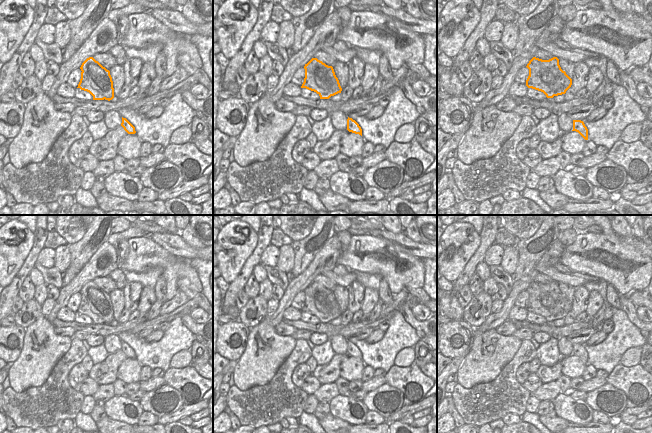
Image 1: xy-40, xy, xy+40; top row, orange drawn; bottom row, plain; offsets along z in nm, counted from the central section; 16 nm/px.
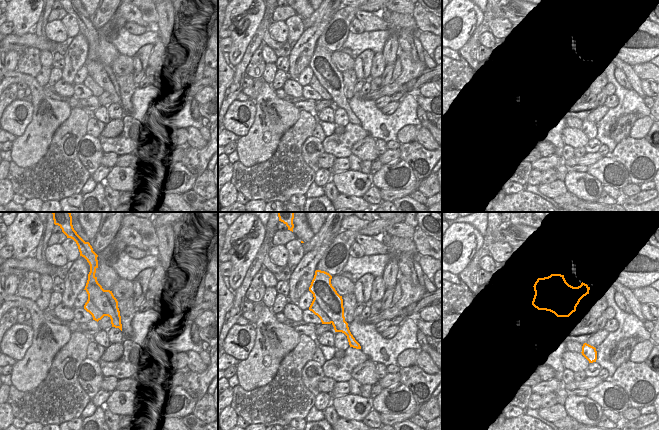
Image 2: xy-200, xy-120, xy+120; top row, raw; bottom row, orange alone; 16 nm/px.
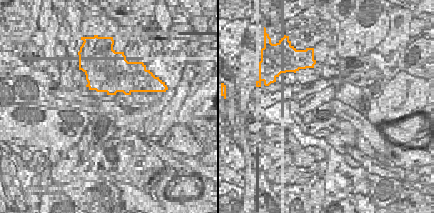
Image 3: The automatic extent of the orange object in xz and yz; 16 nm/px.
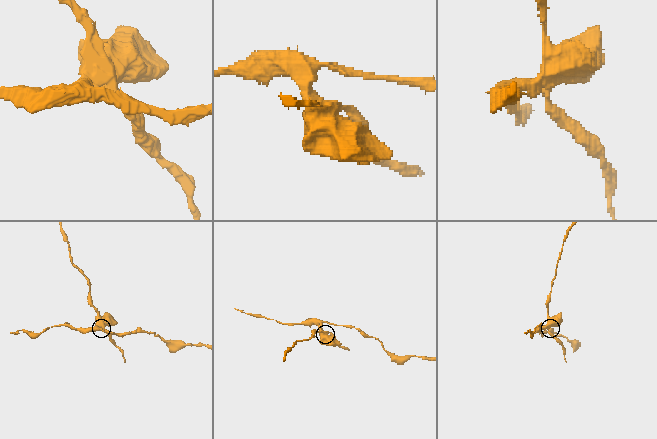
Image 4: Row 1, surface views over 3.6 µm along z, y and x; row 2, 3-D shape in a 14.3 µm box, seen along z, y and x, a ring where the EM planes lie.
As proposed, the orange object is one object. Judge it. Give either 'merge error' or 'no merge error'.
merge error

